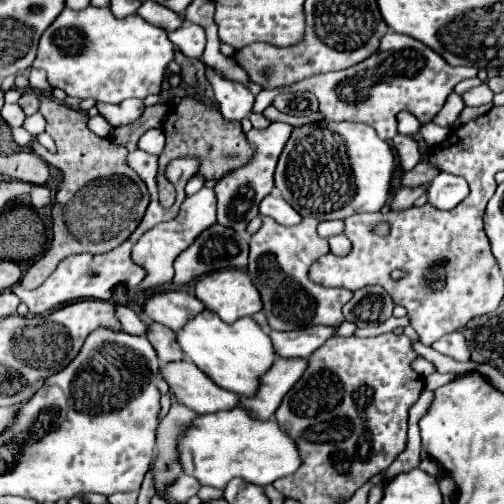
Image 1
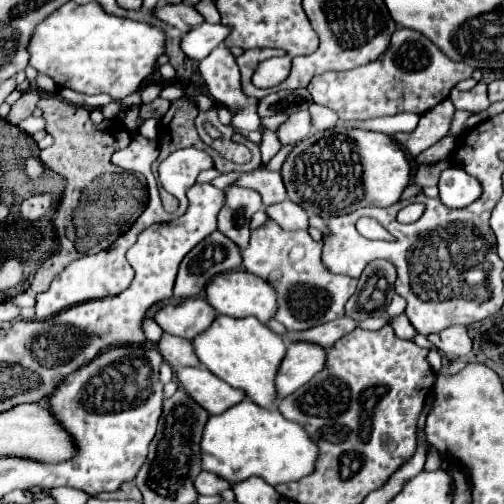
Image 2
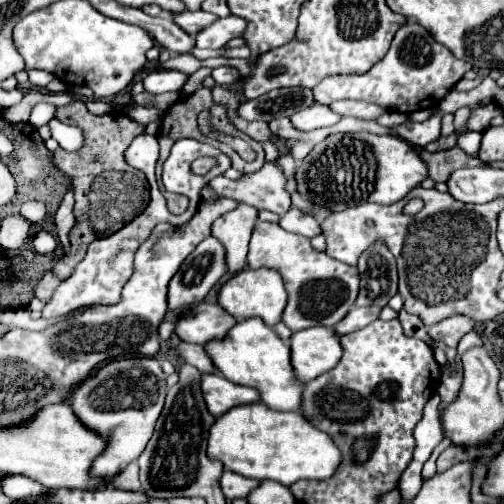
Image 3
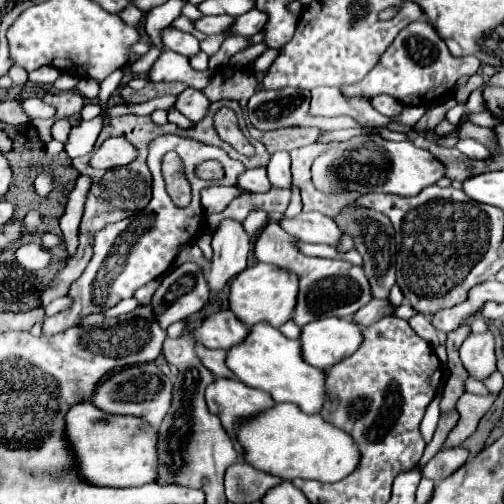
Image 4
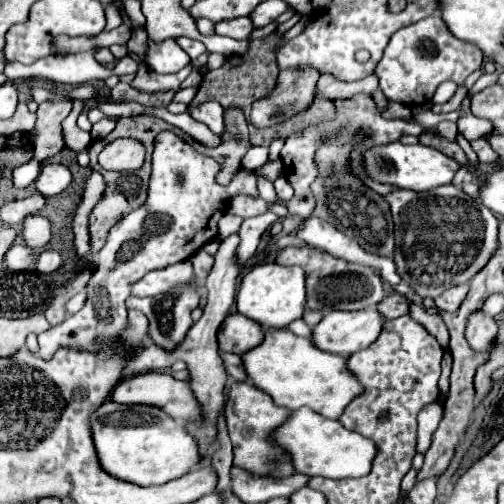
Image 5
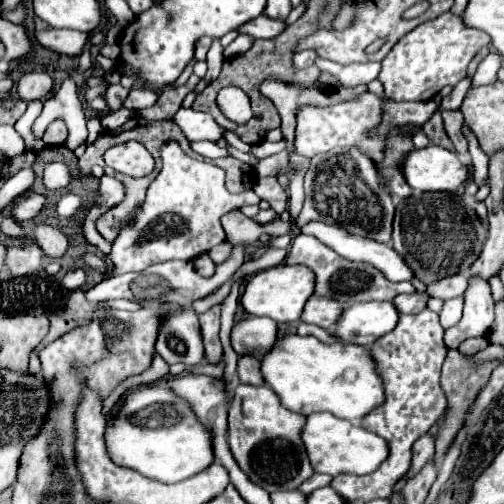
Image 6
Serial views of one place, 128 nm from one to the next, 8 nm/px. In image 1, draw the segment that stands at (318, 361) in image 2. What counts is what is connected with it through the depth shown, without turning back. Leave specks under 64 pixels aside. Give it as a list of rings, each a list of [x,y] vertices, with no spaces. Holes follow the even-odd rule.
[[[278,358],[276,364],[272,364],[272,368],[260,378],[256,396],[240,396],[240,406],[248,408],[248,412],[252,412],[256,420],[272,418],[284,394],[304,374],[306,364],[308,362],[302,358]]]

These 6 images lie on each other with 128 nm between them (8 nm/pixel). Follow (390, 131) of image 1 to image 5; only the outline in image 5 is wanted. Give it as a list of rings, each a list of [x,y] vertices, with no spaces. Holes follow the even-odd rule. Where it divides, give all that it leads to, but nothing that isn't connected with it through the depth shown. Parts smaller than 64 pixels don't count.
[[[432,14],[416,24],[410,24],[406,28],[400,28],[392,38],[390,44],[384,50],[382,60],[378,62],[374,76],[380,80],[380,90],[386,98],[402,102],[406,106],[416,106],[430,102],[436,88],[452,80],[456,84],[464,84],[464,80],[482,66],[482,52],[462,40],[456,40],[440,14]]]

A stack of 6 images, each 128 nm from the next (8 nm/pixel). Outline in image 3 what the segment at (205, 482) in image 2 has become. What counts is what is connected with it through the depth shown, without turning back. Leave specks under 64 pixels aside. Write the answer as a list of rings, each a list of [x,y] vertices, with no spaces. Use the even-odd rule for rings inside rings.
[[[228,470],[220,476],[220,488],[222,488],[222,492],[224,492],[224,496],[228,500],[232,500],[232,498],[246,498],[248,492],[252,488],[256,488],[256,486],[258,486],[256,480],[242,478],[240,474],[232,474]]]

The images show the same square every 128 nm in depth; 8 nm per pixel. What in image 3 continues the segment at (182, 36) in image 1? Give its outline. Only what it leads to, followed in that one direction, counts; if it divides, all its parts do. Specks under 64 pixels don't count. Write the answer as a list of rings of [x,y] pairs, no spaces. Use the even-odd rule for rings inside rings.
[[[238,16],[218,18],[214,24],[196,34],[196,48],[222,48],[228,40],[240,36],[244,28],[246,20]]]

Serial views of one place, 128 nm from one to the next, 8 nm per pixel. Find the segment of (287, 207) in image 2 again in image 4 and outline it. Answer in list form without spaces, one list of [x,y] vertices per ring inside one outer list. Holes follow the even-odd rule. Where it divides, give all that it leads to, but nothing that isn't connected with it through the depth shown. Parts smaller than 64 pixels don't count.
[[[304,212],[294,218],[282,218],[280,226],[296,236],[300,242],[312,242],[312,244],[330,244],[336,246],[340,238],[340,230],[336,222],[328,216],[322,216],[320,212]]]

